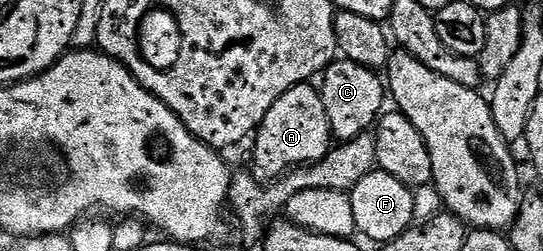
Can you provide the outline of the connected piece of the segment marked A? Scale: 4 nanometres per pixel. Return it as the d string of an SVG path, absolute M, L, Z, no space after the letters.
M311 82L294 84L289 91L281 94L254 133L255 164L264 177L278 178L296 164L312 164L327 155L332 147L331 123L325 114L323 94L313 85Z

